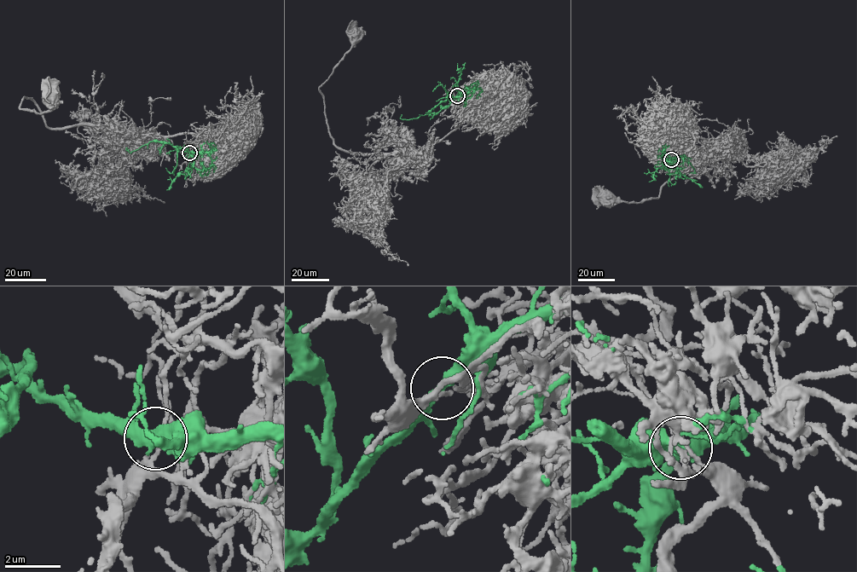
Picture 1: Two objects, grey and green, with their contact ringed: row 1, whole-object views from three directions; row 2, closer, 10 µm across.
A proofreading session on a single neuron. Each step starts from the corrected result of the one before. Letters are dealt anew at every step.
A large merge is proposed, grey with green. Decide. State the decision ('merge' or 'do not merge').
do not merge

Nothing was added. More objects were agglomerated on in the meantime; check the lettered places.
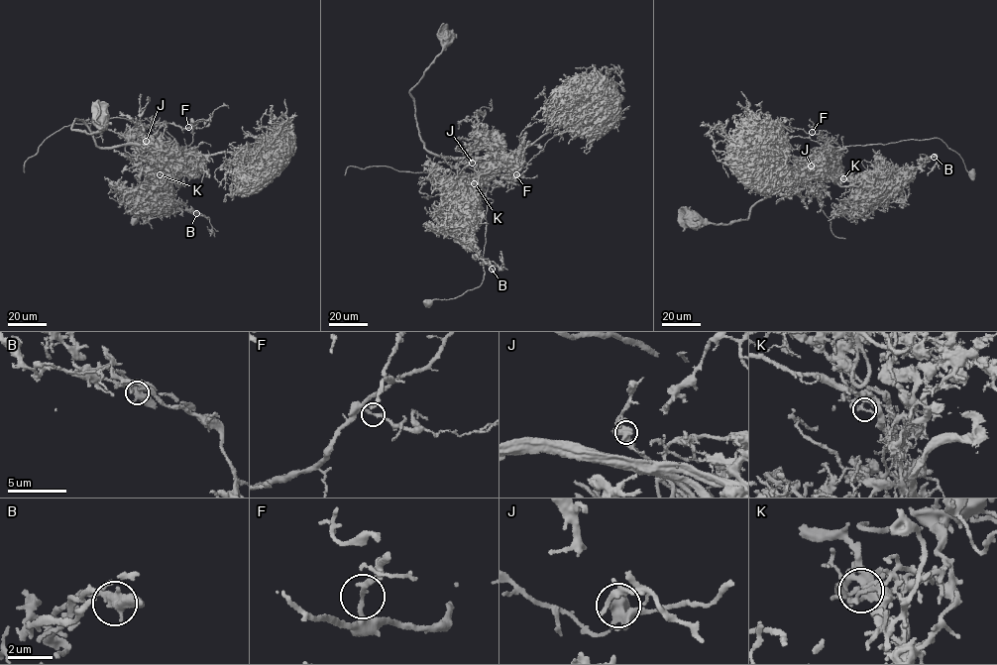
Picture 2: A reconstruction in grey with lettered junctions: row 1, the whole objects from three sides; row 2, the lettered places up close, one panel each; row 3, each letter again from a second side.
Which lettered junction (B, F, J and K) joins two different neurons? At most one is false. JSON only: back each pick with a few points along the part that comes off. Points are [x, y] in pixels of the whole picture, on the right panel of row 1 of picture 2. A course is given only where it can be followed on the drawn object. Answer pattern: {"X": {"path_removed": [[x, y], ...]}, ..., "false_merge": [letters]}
{"K": {"path_removed": [[843, 178], [835, 182], [839, 148], [798, 163], [805, 177], [816, 169], [818, 202], [831, 232], [845, 239]]}, "false_merge": ["K"]}

